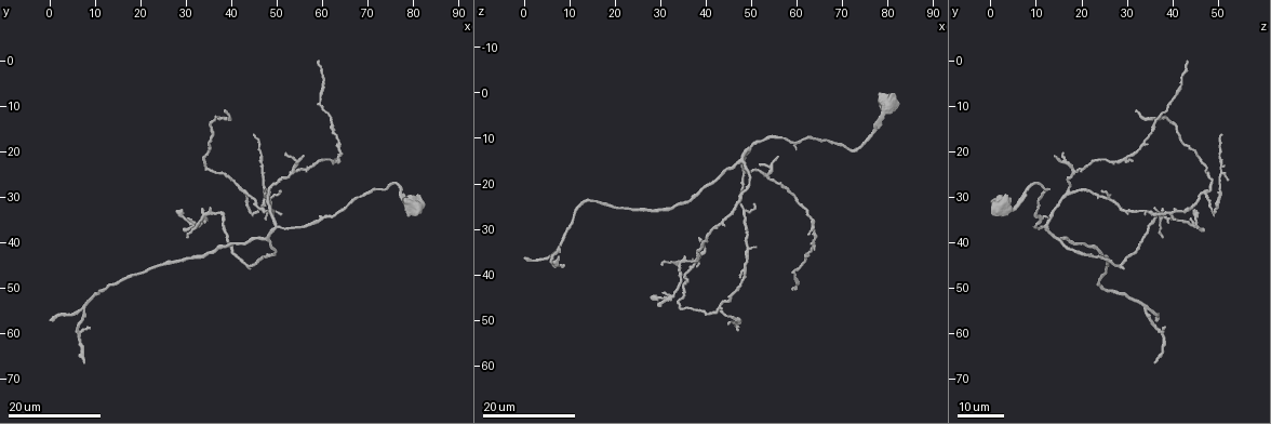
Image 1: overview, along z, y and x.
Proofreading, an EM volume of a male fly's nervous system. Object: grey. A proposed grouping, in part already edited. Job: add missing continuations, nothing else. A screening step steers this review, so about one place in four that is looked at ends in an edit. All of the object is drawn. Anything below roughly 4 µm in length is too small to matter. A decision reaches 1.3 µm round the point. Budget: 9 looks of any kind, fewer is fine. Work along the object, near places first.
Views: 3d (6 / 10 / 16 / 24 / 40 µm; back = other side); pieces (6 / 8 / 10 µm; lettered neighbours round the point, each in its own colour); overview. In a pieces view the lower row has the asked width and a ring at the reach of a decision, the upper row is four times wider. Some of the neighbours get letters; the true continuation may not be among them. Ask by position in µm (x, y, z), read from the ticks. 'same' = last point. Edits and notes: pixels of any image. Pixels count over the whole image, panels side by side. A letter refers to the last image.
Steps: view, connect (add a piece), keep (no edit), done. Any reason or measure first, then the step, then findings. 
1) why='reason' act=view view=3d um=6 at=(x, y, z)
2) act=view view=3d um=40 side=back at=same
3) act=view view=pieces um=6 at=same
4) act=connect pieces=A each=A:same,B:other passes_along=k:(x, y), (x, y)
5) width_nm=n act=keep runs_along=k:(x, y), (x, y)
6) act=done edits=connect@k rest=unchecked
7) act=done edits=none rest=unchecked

why='an open end' act=view view=3d um=24 at=(0.5, 57.0, 36.0)

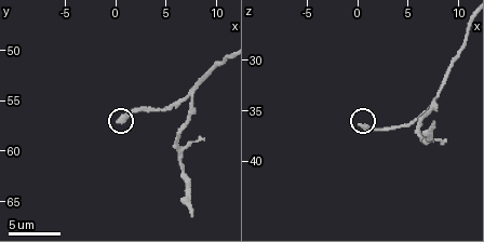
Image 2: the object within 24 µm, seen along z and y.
why='see the neighbours' act=view view=pieces um=10 at=(0.2, 57.2, 36.2)

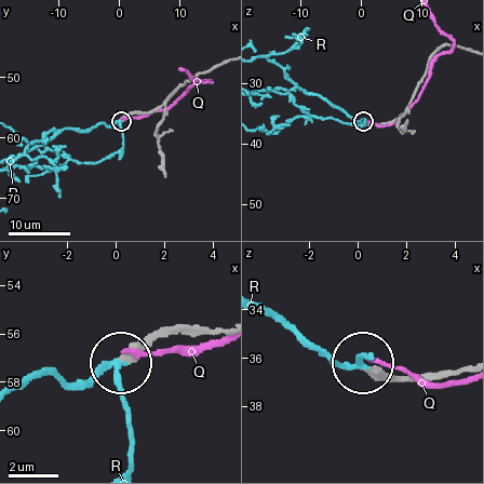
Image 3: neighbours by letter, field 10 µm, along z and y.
width_nm=340 act=connect pieces=R each=Q:other,R:same passes_along=3:(136, 112), (109, 125), (52, 130), (32, 143) found='the neuron continues'

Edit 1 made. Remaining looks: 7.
why='thin end' act=view view=3d um=24 at=(44.5, 16.5, 51.0)

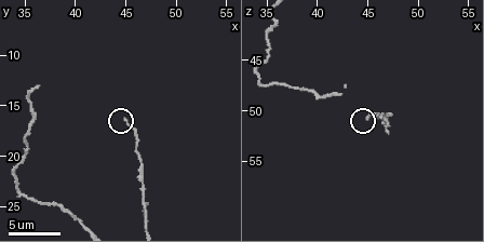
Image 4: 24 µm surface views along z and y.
act=view view=pieces um=6 at=(44.8, 16.4, 50.6)

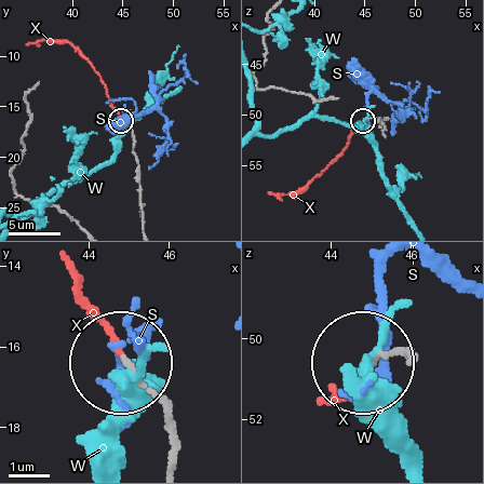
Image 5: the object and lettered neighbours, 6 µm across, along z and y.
act=connect pieces=X each=S:other,W:other,X:same found='the neuron continues'

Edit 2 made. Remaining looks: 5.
why='long arm stops here' act=view view=3d um=24 at=(27.5, 33.5, 45.0)

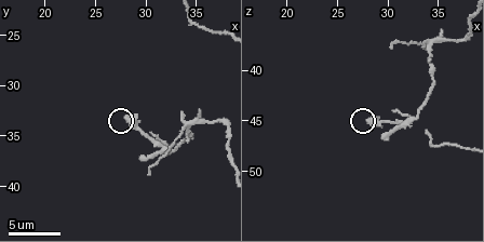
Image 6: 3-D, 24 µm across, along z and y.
why='what lies round it' act=view view=pieces um=6 at=(27.8, 33.4, 45.0)

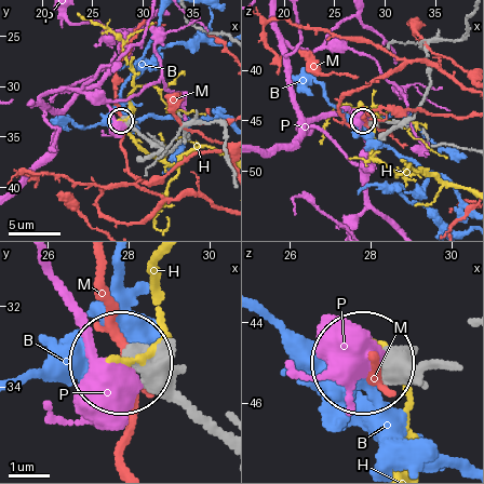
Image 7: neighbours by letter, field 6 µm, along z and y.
width_nm=450 act=keep each=B:other,H:other,M:other,P:other runs_along=7:(223, 445), (133, 366) found='none of them fits'

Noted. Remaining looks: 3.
why='tapers out' act=view view=pieces um=10 at=(7.6, 66.2, 36.0)

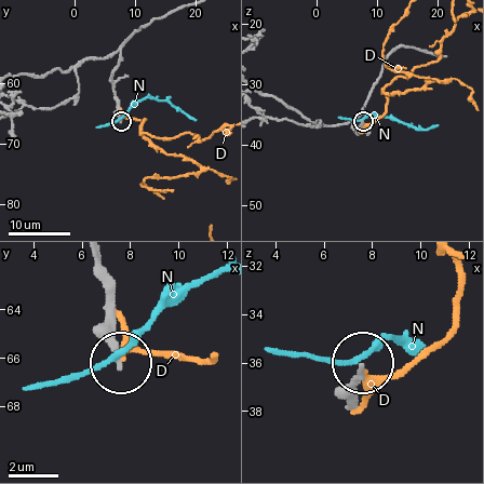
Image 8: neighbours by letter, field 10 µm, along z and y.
width_nm=190 act=keep each=D:other,N:other runs_along=8:(94, 263), (107, 300), (107, 337), (118, 360) found='no lettered piece goes on from it'

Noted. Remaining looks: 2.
act=done edits=connect@3,connect@5 rest=unchecked

